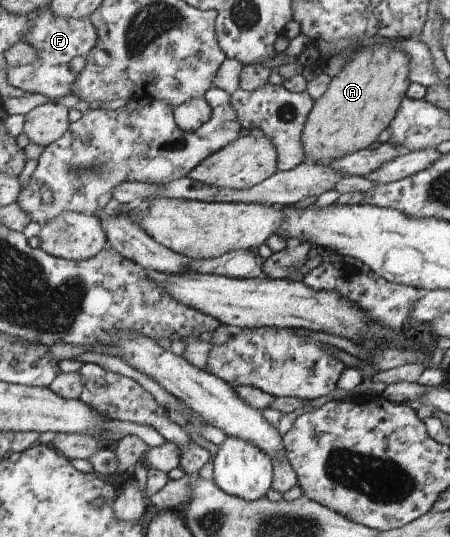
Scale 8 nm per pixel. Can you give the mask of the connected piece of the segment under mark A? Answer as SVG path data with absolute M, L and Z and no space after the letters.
M394 43L364 48L352 54L346 68L331 79L307 118L302 134L306 162L329 165L372 146L382 130L389 128L407 97L411 85L408 64L410 56Z

